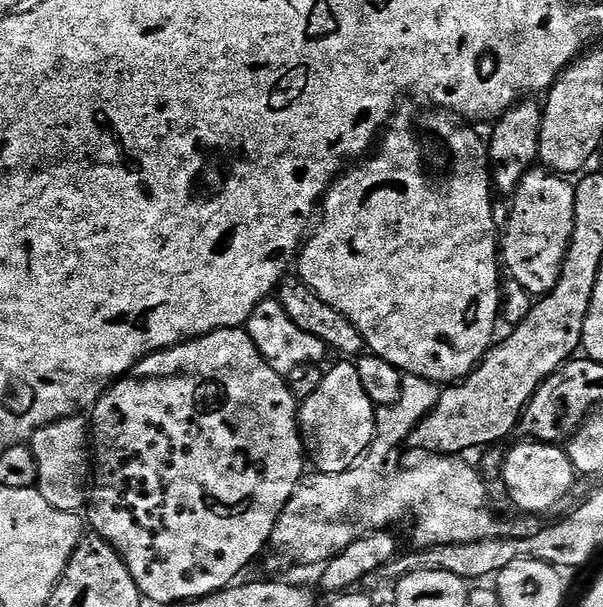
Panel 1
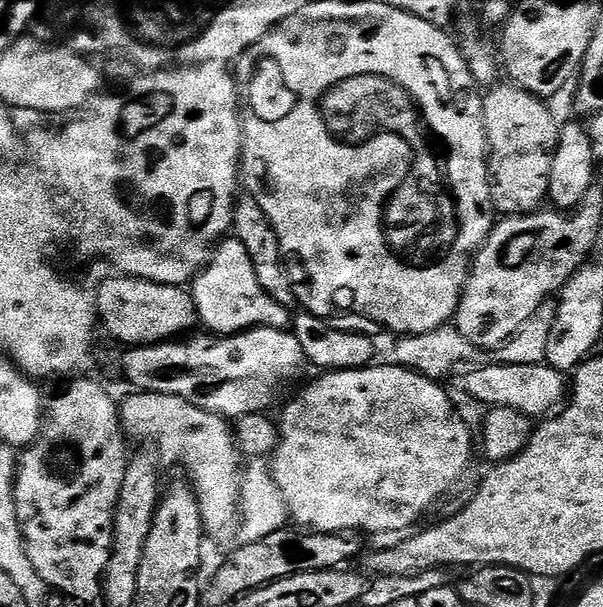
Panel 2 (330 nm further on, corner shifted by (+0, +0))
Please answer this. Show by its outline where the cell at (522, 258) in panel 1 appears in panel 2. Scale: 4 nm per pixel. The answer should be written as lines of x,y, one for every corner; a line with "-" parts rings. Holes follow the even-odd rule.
500,82
487,89
484,96
484,129
488,135
488,171
492,181
492,202
497,213
504,216
523,216
525,212
535,212
541,207
540,203
545,203
548,194
548,183
550,182
550,162
554,158
554,150
558,146
558,134
562,127
561,121
556,121
556,116
547,108
545,101
541,97
530,94
522,90
518,85
511,82

